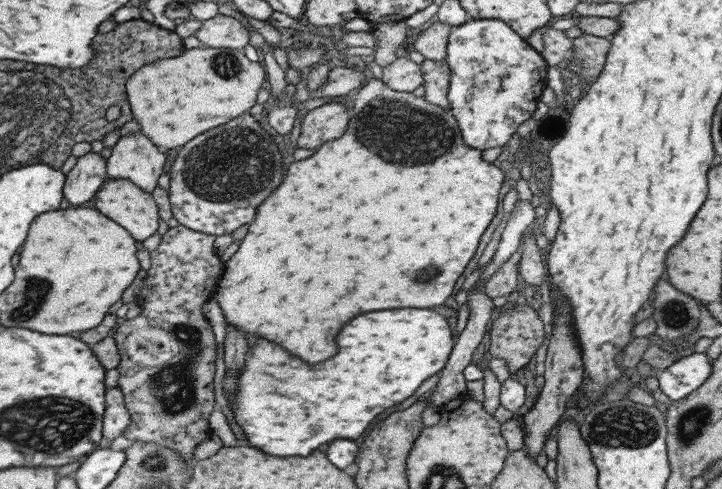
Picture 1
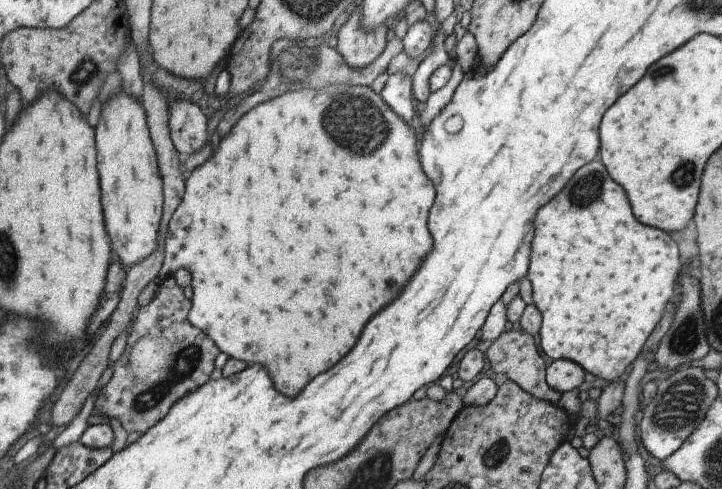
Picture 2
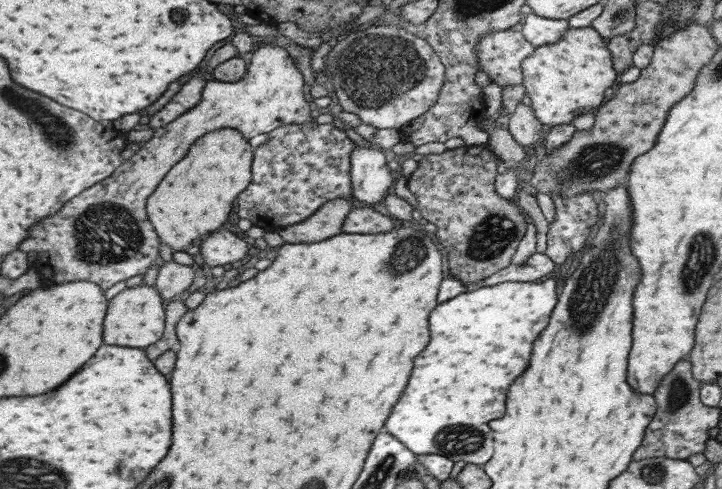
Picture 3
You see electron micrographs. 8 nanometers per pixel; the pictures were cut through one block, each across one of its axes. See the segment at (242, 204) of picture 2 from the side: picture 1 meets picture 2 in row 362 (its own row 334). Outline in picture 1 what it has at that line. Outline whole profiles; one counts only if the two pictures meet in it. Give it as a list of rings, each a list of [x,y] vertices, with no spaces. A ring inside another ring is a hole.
[[[371,78],[358,88],[353,94],[354,108],[349,110],[350,122],[342,136],[331,141],[322,143],[322,146],[316,148],[316,152],[306,158],[304,162],[294,162],[288,166],[284,182],[268,196],[256,212],[256,220],[250,224],[250,230],[246,238],[242,240],[238,252],[236,252],[228,261],[224,263],[223,275],[219,280],[217,290],[212,296],[218,300],[226,320],[246,332],[248,336],[264,336],[266,340],[272,340],[292,352],[298,358],[304,358],[310,364],[322,362],[328,356],[336,354],[336,334],[340,328],[352,320],[358,314],[372,312],[372,310],[392,310],[396,308],[432,308],[440,306],[446,302],[446,298],[452,294],[452,288],[456,286],[456,280],[462,276],[466,266],[476,254],[480,236],[484,230],[490,226],[492,218],[496,216],[498,210],[498,194],[500,194],[505,173],[498,163],[491,163],[482,159],[482,150],[470,148],[465,144],[456,118],[450,110],[444,110],[440,106],[426,102],[424,98],[414,96],[413,92],[396,92],[388,88],[382,79]],[[408,148],[416,154],[408,154]],[[386,154],[386,156],[384,156]],[[394,154],[402,154],[400,160],[392,158]],[[424,162],[432,166],[424,166]],[[300,176],[300,178],[296,178]],[[320,176],[320,178],[316,178]],[[330,176],[340,176],[340,178],[330,178]],[[306,208],[306,210],[304,210]],[[322,208],[322,210],[318,210]],[[340,208],[340,210],[334,210]],[[428,276],[428,278],[426,278]],[[338,302],[338,310],[336,310]]]

